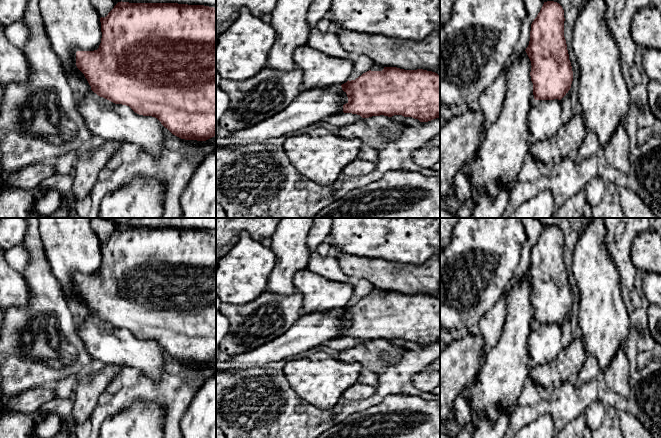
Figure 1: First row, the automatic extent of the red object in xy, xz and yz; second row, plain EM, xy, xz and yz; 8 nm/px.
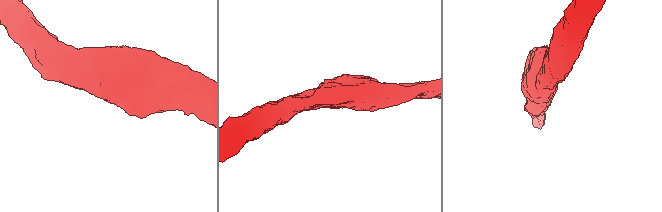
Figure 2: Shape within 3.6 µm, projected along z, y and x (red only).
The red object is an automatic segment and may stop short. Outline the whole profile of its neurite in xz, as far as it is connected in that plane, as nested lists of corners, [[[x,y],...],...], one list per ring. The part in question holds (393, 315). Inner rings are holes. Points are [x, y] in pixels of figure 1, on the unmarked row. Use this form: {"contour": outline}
{"contour": [[[384,291],[382,295],[369,294],[341,311],[348,321],[348,326],[343,329],[344,337],[357,338],[362,342],[402,339],[420,346],[440,341],[440,299],[432,295]]]}

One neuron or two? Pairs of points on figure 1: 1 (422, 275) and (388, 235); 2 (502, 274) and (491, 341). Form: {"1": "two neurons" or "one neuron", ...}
{"1": "two neurons", "2": "two neurons"}

